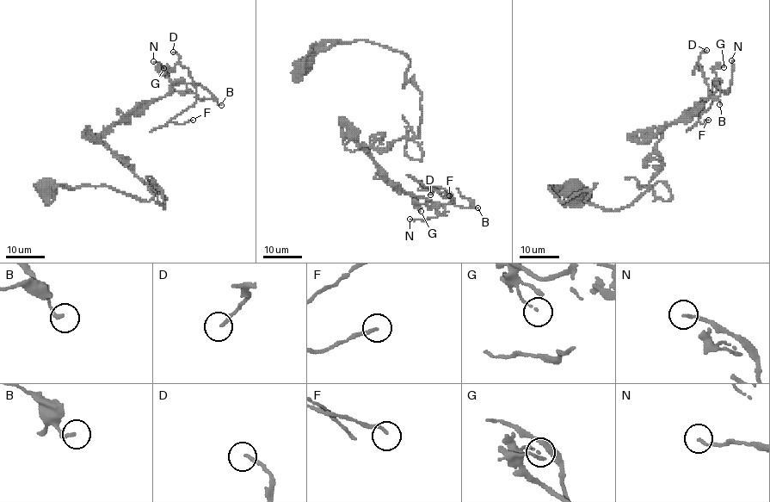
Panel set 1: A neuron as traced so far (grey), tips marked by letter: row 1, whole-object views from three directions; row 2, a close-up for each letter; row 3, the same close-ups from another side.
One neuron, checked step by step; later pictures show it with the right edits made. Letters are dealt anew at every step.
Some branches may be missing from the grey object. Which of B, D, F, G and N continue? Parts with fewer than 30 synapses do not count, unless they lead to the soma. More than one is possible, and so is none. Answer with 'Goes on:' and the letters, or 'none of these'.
Goes on: F

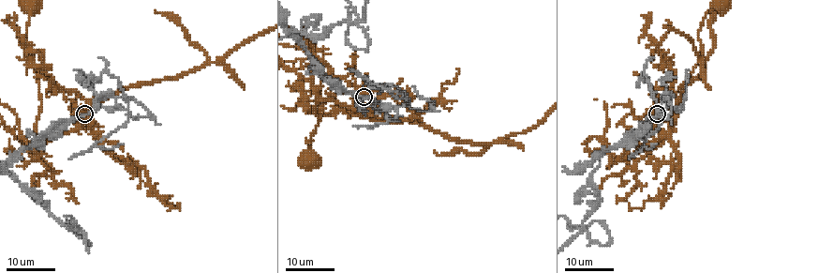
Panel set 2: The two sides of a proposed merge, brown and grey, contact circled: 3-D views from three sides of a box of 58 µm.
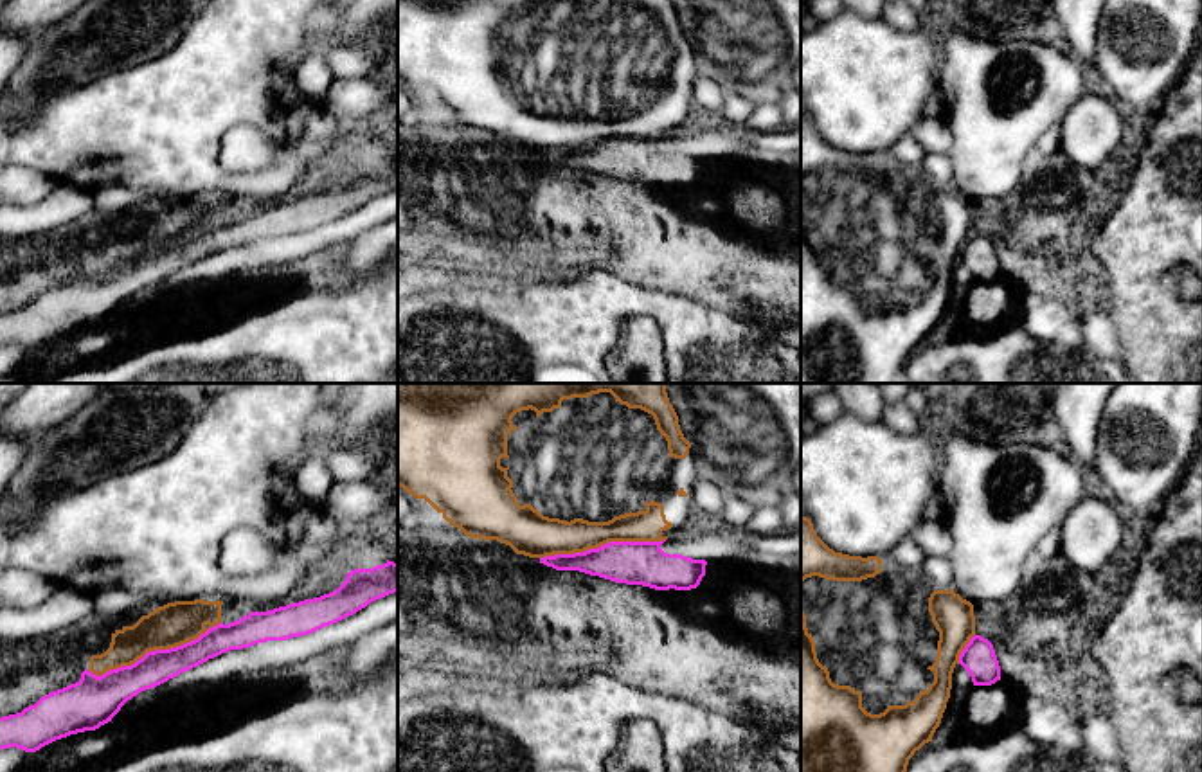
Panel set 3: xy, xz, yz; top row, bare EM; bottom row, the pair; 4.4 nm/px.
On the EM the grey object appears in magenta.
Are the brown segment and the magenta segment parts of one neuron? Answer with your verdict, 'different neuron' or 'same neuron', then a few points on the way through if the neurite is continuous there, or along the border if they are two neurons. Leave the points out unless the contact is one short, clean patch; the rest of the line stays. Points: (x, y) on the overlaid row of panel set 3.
different neuron

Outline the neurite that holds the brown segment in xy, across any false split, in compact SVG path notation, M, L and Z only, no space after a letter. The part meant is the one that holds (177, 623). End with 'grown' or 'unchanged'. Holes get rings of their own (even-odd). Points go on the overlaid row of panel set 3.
M175 601L142 615L133 626L112 633L110 648L90 657L90 669L101 677L110 669L131 666L148 651L169 650L198 639L221 623L223 601Z; unchanged

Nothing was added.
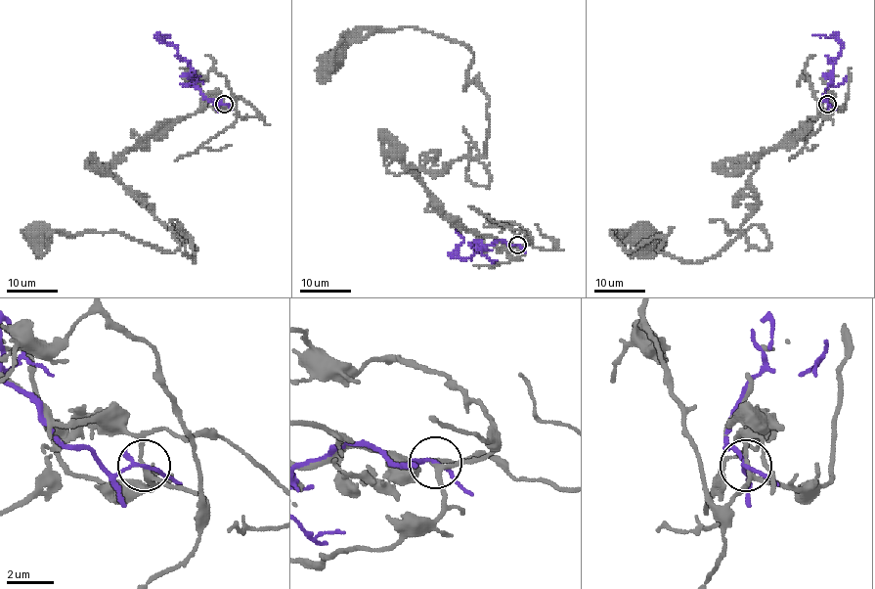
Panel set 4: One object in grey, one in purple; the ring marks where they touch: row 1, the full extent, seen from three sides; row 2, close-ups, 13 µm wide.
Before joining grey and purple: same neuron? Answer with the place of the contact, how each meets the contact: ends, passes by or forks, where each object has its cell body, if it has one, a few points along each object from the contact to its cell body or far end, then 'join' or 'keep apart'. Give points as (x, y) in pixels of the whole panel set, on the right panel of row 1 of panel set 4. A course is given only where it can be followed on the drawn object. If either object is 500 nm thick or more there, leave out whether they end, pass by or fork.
at (827, 104); grey forks there; purple passes by; cell body of grey at (645, 234); no cell body on purple; grey runs (827, 104), (749, 155), (758, 208), (715, 256), (610, 233), (645, 236); purple runs (827, 104), (823, 97), (830, 84), (834, 63), (840, 55), (841, 42), (836, 35), (811, 34); keep apart

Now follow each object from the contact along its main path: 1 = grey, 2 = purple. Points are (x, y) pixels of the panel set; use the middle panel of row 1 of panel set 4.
1: (518, 244), (457, 227), (397, 159), (387, 169), (482, 158), (488, 99), (466, 47), (376, 28), (332, 62)
2: (518, 244), (510, 246), (499, 241), (471, 257), (458, 258), (453, 253), (462, 242), (457, 229)

